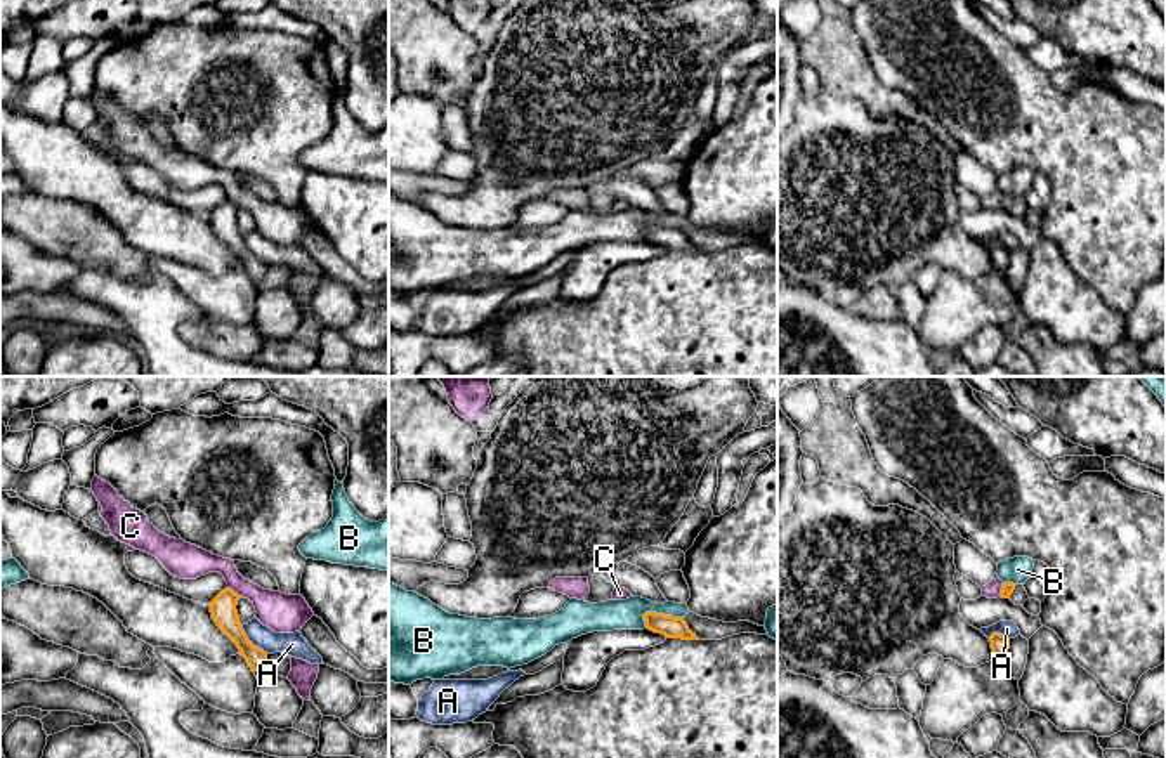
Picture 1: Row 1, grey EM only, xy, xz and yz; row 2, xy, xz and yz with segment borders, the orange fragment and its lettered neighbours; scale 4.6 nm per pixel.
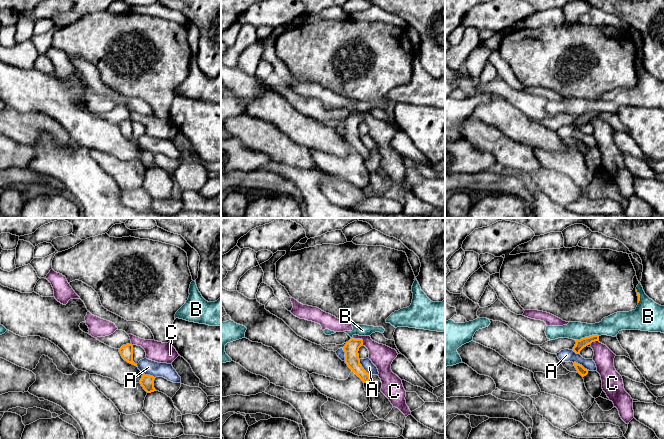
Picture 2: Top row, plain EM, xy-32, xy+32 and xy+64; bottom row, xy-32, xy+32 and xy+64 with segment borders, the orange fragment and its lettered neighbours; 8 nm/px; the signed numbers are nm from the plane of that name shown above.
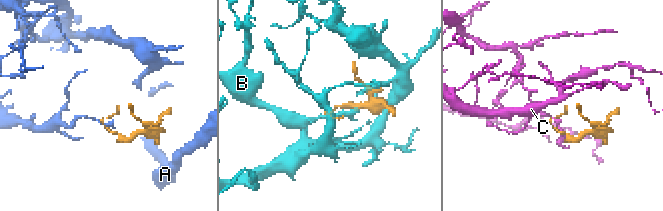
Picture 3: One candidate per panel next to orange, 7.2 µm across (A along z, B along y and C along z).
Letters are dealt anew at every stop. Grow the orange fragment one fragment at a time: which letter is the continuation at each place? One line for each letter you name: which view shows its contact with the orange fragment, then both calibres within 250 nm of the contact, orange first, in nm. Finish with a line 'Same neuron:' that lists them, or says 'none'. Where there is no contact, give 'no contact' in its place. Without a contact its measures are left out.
Same neuron: none

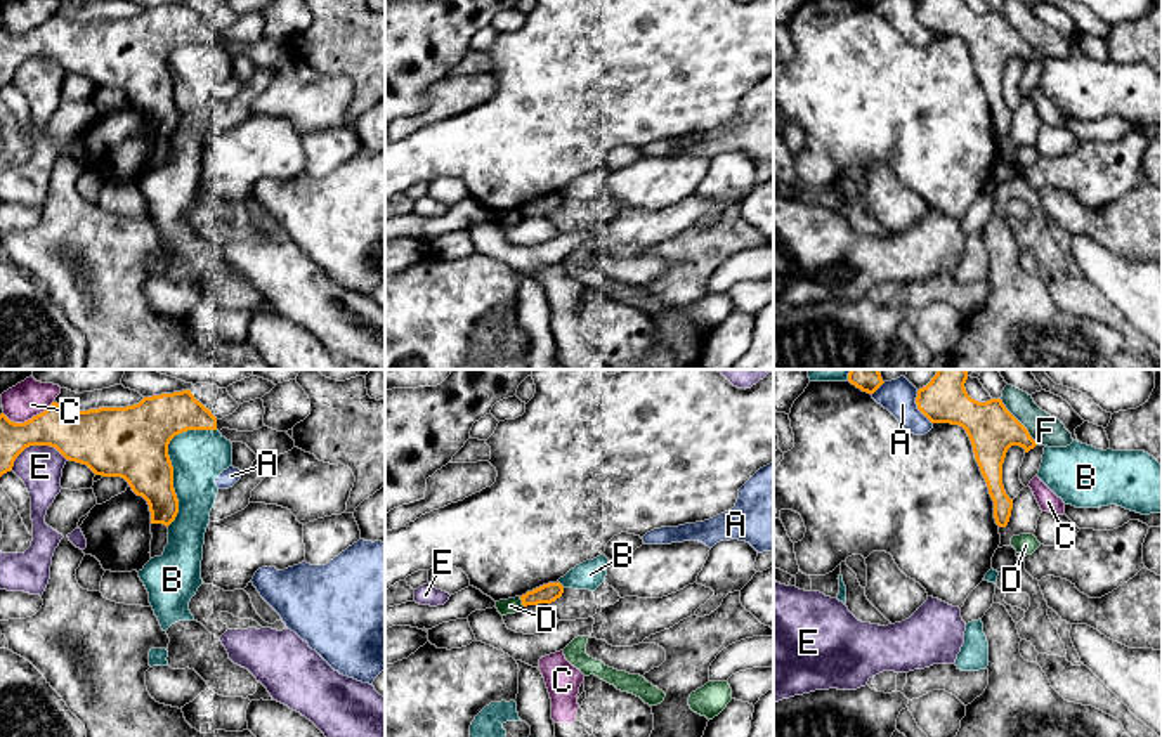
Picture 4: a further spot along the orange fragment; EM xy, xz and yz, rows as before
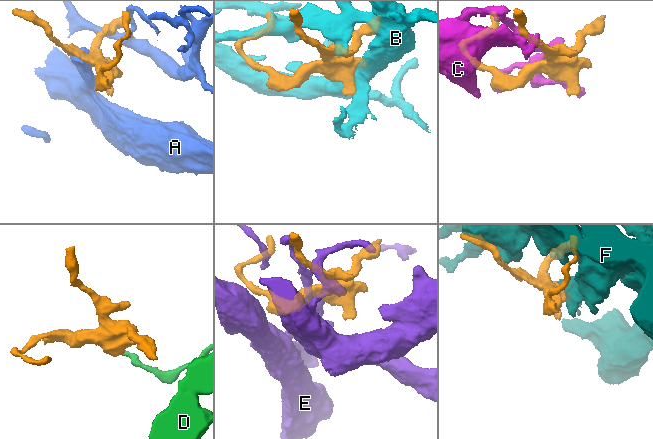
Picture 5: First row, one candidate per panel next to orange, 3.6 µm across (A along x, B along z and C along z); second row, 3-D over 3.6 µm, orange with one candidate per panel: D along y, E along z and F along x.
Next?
Same neuron: none

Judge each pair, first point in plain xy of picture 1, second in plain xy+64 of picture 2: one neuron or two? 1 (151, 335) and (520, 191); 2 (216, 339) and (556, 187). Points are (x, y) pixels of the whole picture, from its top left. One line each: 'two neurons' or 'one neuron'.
1: two neurons
2: one neuron

